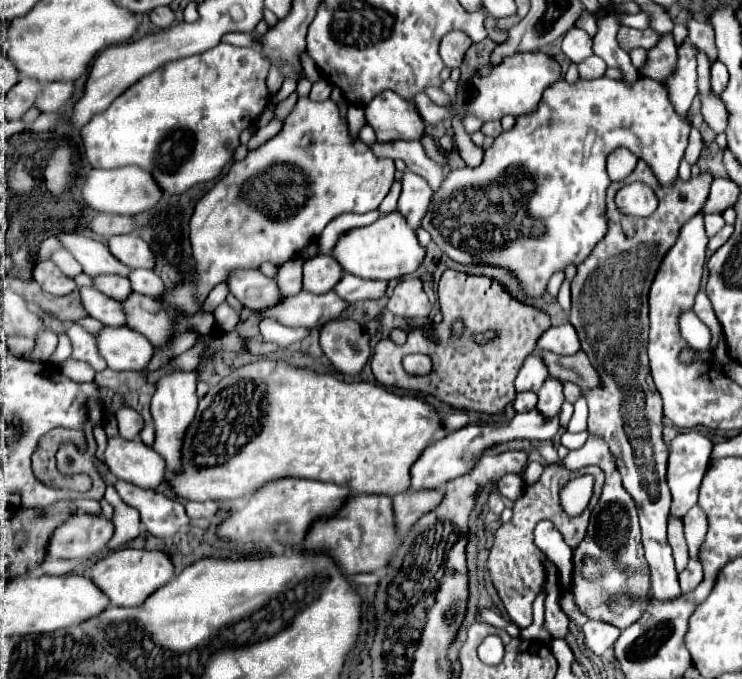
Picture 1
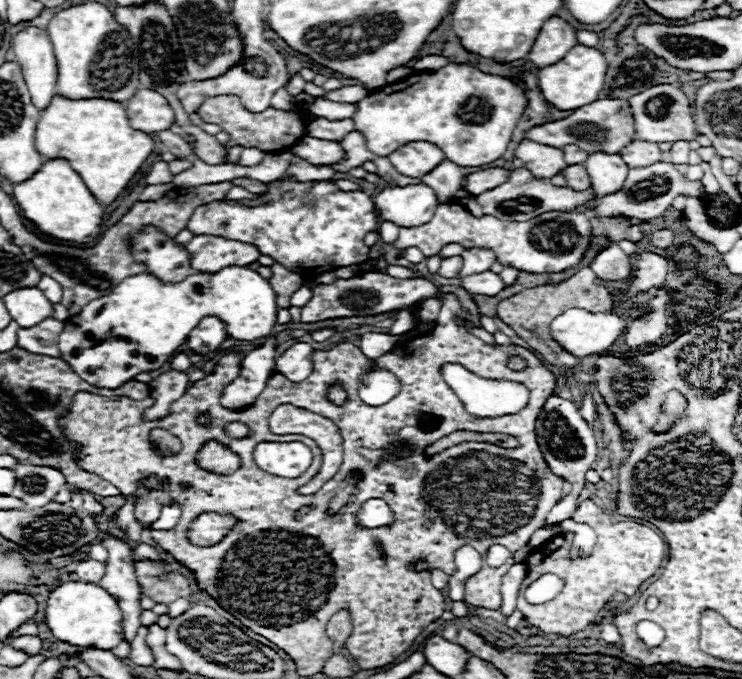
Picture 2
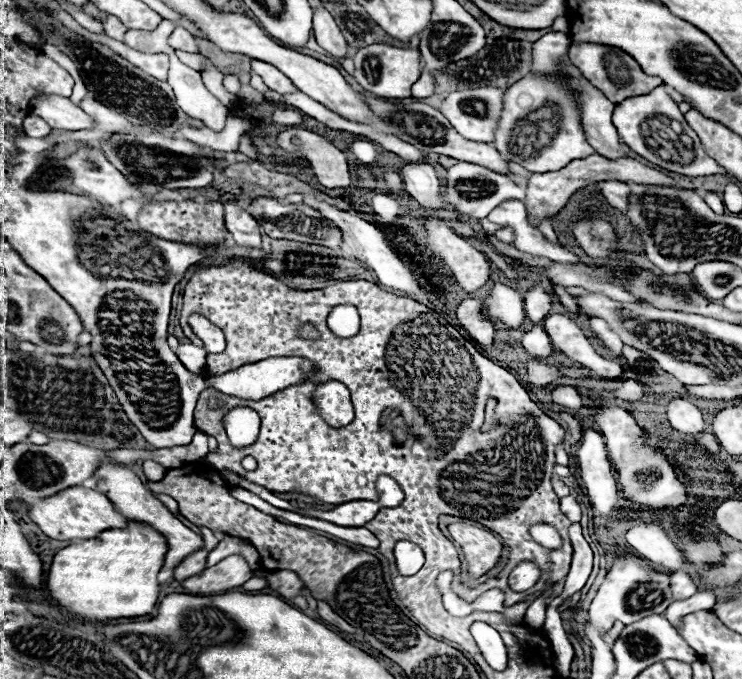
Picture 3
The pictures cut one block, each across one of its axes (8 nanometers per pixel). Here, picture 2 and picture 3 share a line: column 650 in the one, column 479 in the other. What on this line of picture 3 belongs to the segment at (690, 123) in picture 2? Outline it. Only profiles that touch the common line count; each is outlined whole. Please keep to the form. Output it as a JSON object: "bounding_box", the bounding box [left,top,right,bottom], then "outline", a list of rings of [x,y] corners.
{"bounding_box":[440,88,504,142],"outline":[[[472,88],[448,94],[440,112],[464,138],[492,142],[500,122],[504,88]]]}

